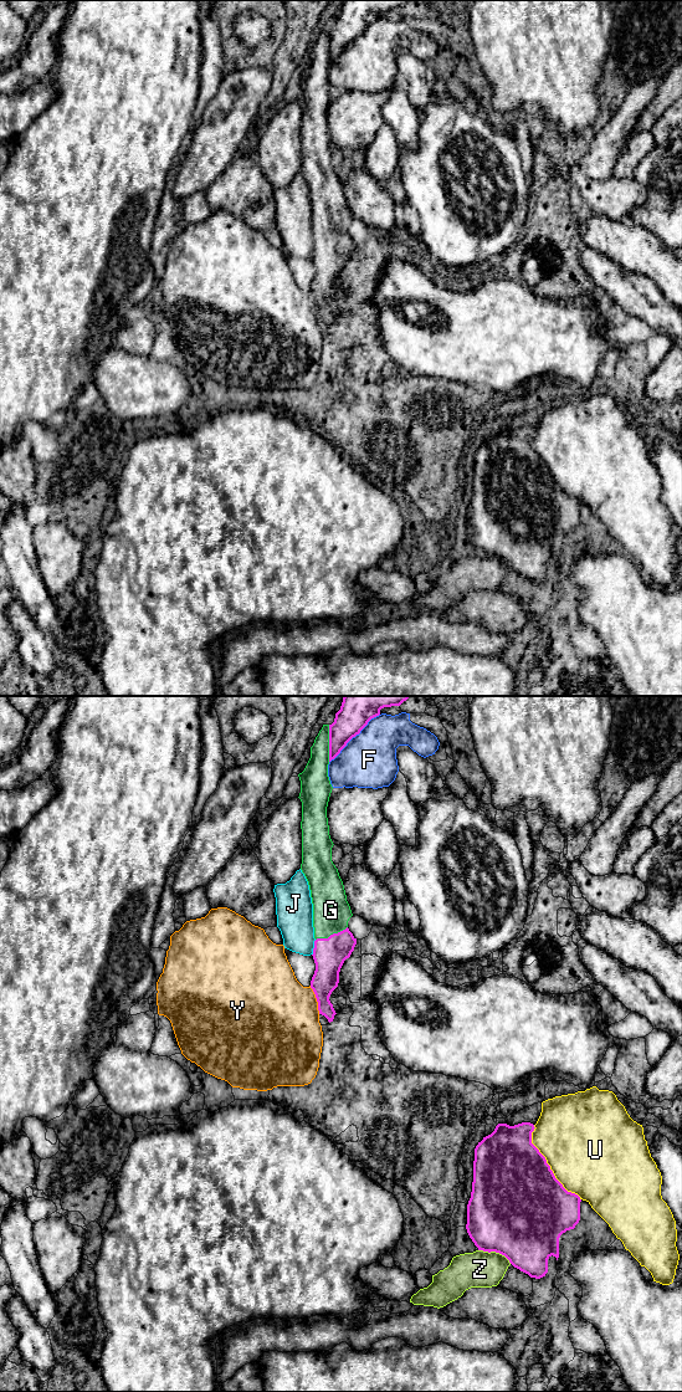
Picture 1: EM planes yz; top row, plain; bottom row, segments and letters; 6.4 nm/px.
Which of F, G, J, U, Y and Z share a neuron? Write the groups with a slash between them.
F / G / J / U / Y / Z

